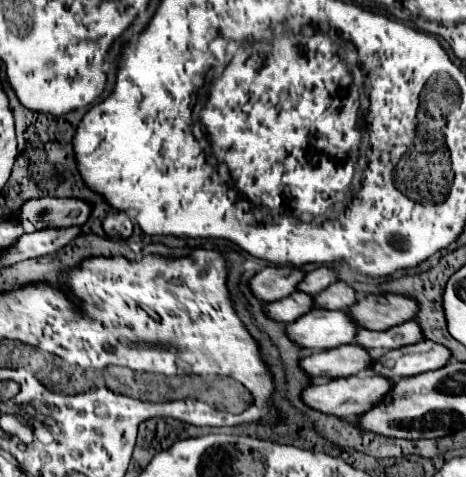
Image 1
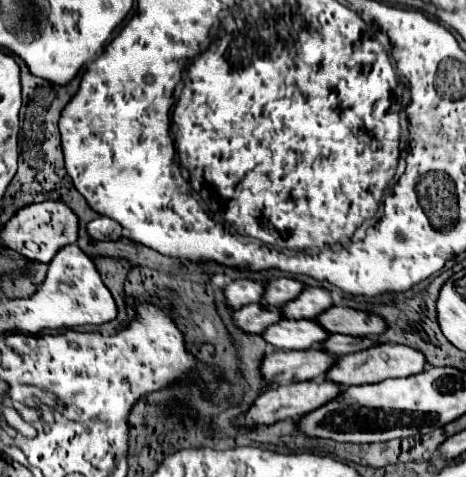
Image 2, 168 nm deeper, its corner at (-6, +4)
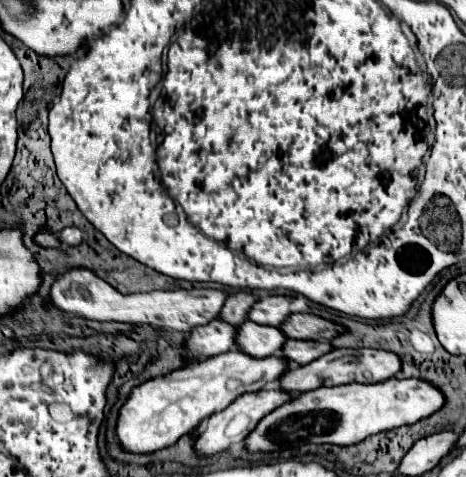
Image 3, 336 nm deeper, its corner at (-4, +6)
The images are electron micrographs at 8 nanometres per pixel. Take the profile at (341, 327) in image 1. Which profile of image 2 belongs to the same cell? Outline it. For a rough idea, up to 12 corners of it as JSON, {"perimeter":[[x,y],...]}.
{"perimeter":[[280,320],[260,336],[278,350],[306,350],[330,334],[312,320]]}

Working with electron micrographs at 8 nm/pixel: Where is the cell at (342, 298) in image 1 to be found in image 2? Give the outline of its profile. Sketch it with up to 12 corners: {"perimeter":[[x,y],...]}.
{"perimeter":[[304,288],[280,310],[286,320],[310,320],[332,306],[324,288]]}

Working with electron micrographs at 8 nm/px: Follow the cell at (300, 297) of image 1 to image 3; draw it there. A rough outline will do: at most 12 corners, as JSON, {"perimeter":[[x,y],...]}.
{"perimeter":[[222,318],[194,328],[186,348],[194,356],[232,350],[238,326]]}

